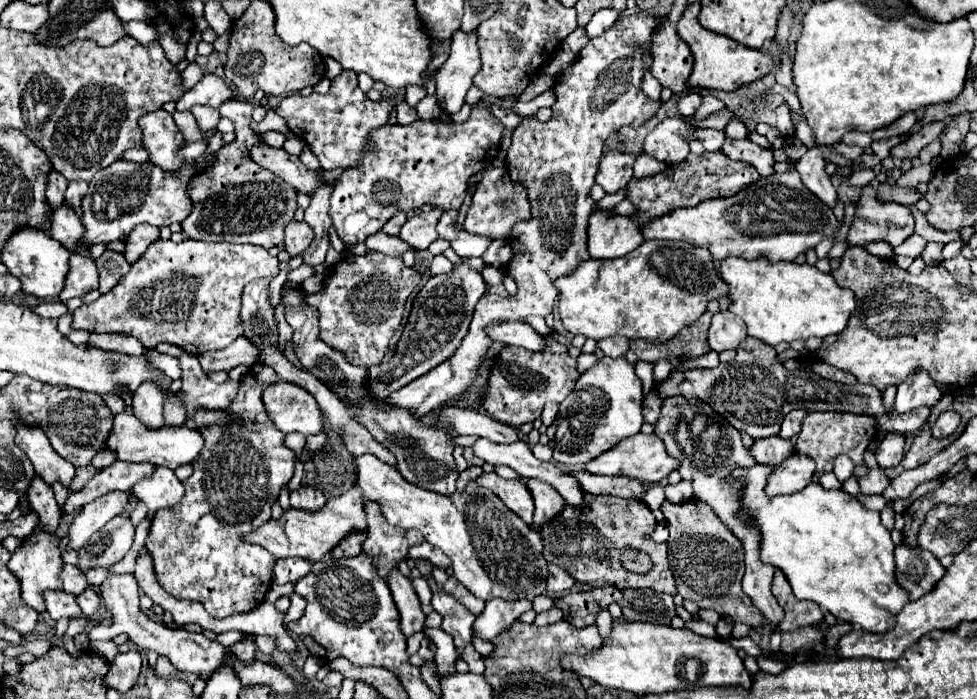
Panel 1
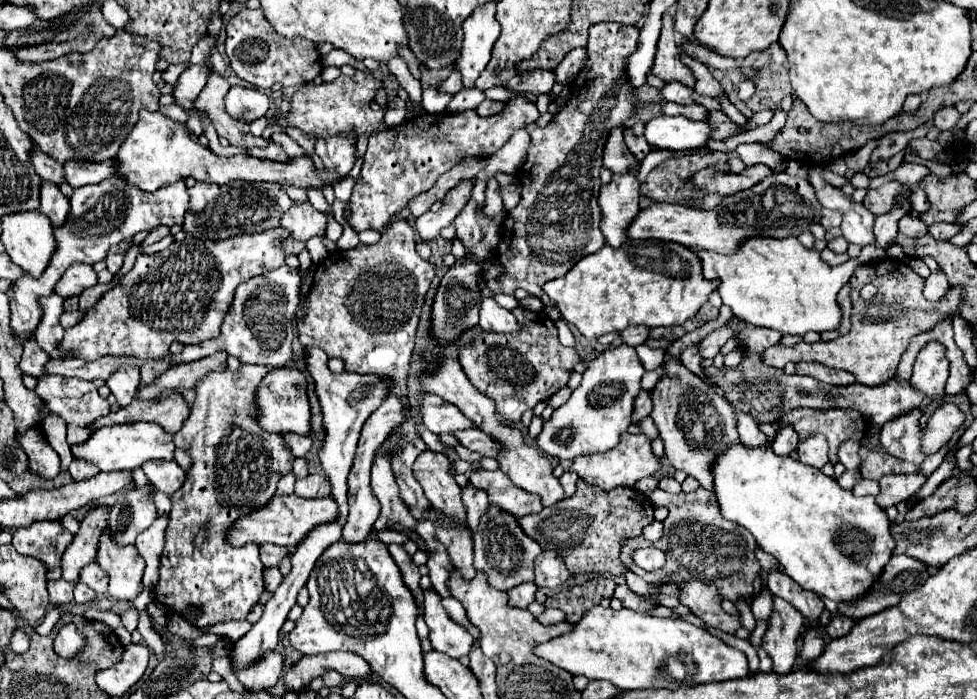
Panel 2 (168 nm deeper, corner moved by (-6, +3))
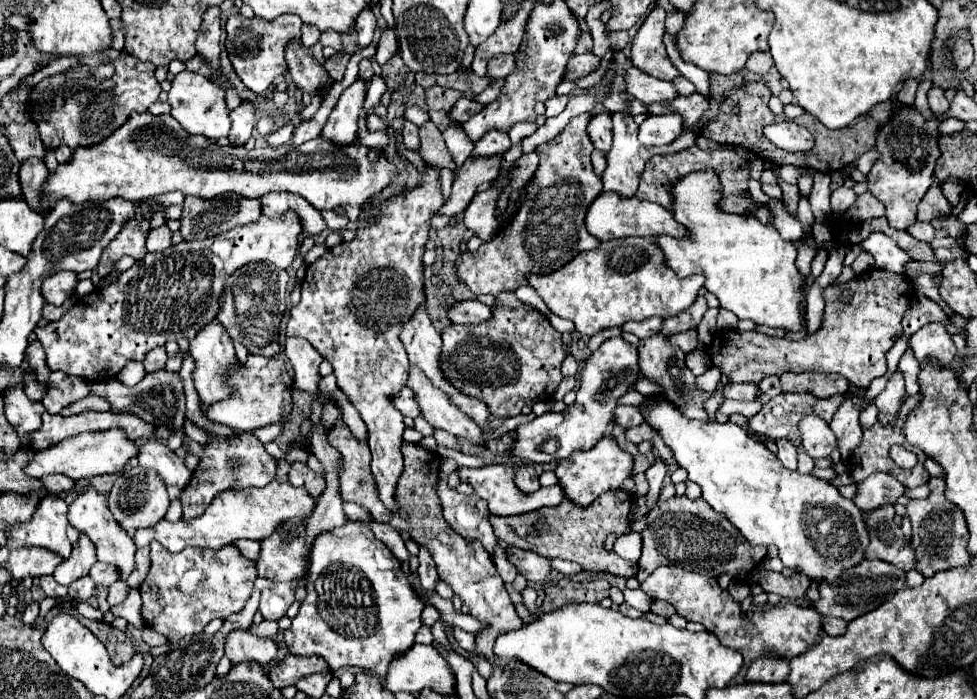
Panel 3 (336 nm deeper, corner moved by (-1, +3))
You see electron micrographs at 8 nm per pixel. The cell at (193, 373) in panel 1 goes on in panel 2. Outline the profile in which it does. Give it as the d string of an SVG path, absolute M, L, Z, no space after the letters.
M165 393L165 397L157 397L157 401L133 401L127 407L111 411L109 415L95 421L95 427L119 425L119 423L137 423L151 421L161 425L169 433L177 433L189 415L189 405L181 393Z

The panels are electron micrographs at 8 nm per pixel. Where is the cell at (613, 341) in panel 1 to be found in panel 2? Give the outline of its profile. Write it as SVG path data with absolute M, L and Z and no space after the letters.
M627 327L623 329L621 333L621 339L625 345L631 345L631 347L637 347L641 343L645 343L647 335L649 335L649 327Z

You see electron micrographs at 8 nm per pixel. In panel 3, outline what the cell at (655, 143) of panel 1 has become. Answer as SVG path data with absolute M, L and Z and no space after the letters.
M598 113L594 117L590 117L588 123L588 135L590 141L594 143L596 149L608 153L608 149L612 147L612 119L610 113Z

